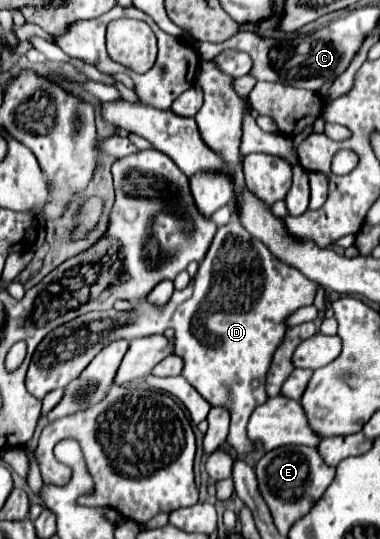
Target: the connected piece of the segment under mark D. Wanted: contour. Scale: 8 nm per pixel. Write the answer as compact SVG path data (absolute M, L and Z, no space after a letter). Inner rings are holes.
M231 219L227 225L219 227L211 249L207 251L205 261L201 261L199 271L195 279L191 279L189 287L183 291L175 291L171 301L163 309L151 305L149 301L141 301L133 303L135 309L127 313L115 309L93 311L53 329L33 353L31 365L27 369L25 387L33 397L43 399L49 391L65 389L75 377L79 377L79 373L91 363L91 357L95 357L107 343L117 339L131 341L133 337L143 337L143 329L175 329L175 355L183 359L181 375L191 381L191 385L205 401L209 401L211 405L225 405L231 411L231 429L227 443L237 453L249 453L253 445L247 437L245 427L253 409L267 401L265 375L269 371L271 357L287 331L285 317L289 317L299 307L311 305L317 287L319 285L315 285L315 281L303 277L303 273L299 273L295 267L281 263L259 239L251 237L251 233L247 233L247 229L241 227L237 219Z

